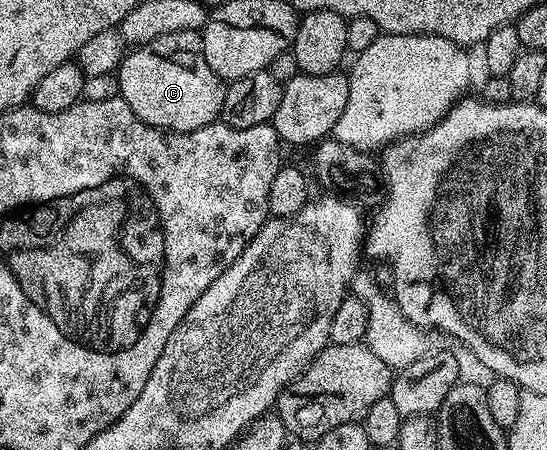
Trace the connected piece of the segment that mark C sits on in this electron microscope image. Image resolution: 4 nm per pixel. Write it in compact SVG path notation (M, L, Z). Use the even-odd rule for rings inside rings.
M180 30L159 36L130 49L115 72L120 98L149 126L166 132L191 132L210 126L221 117L226 83L215 72L201 51L196 30Z

